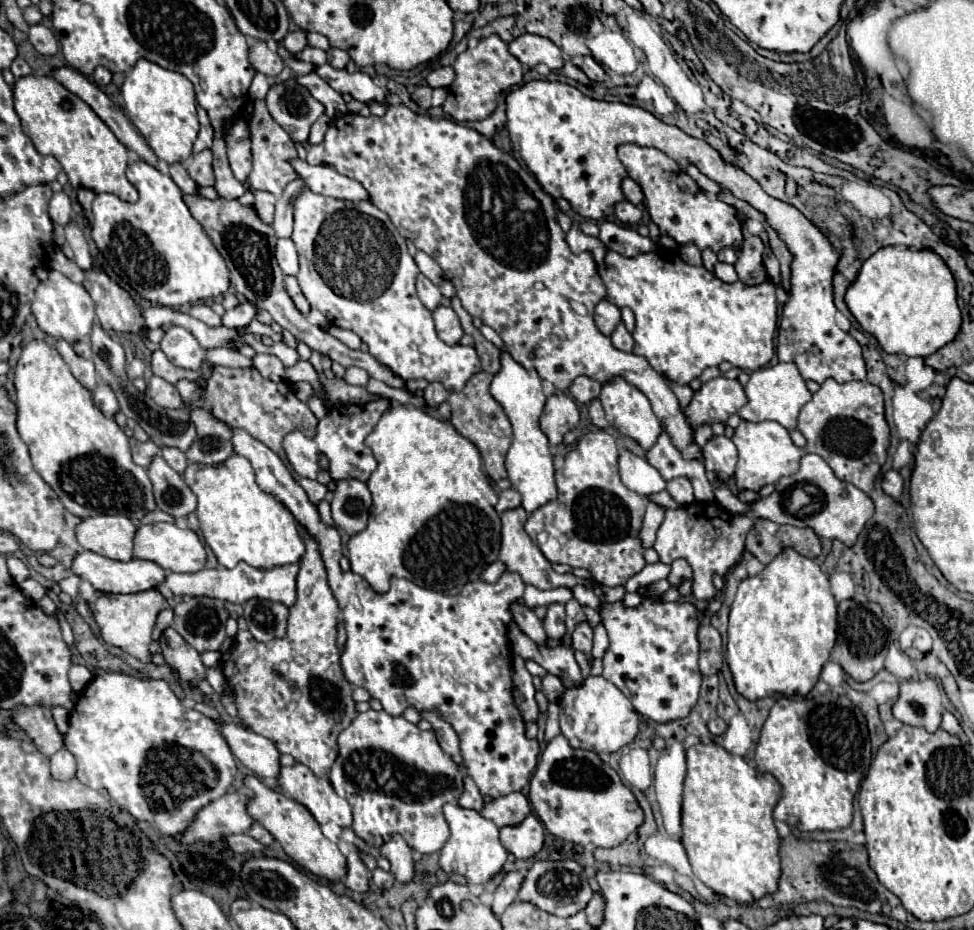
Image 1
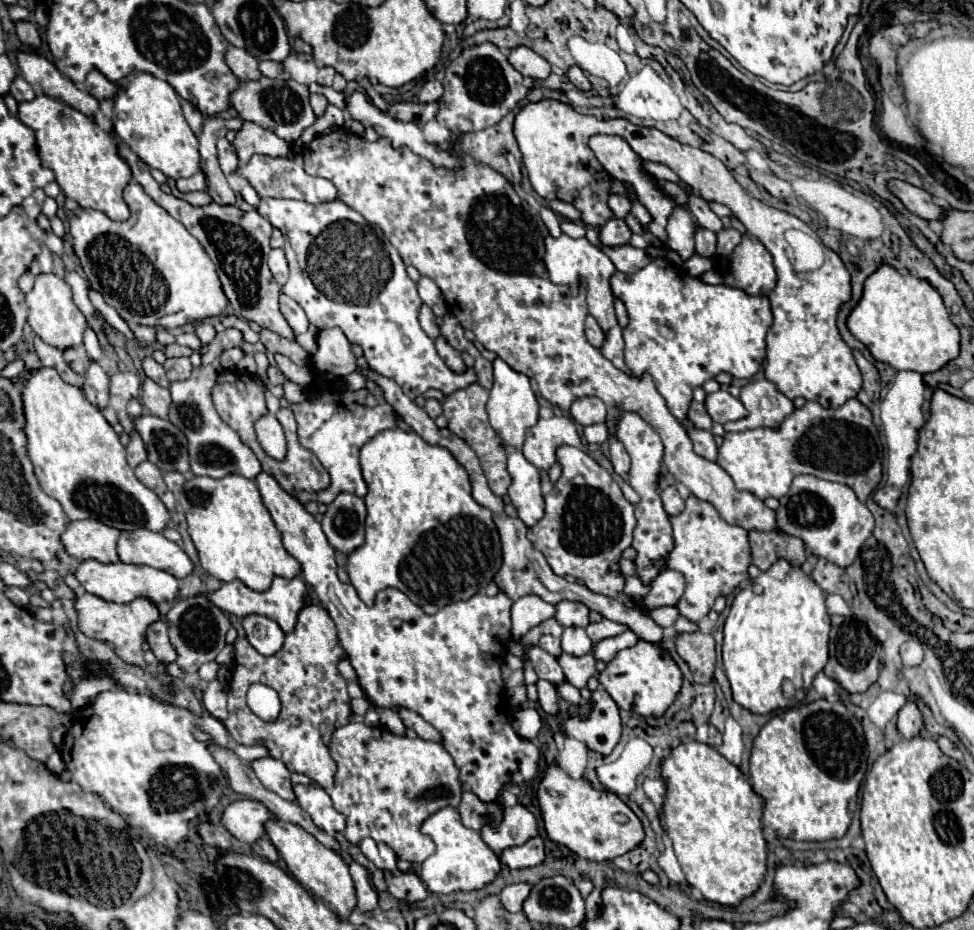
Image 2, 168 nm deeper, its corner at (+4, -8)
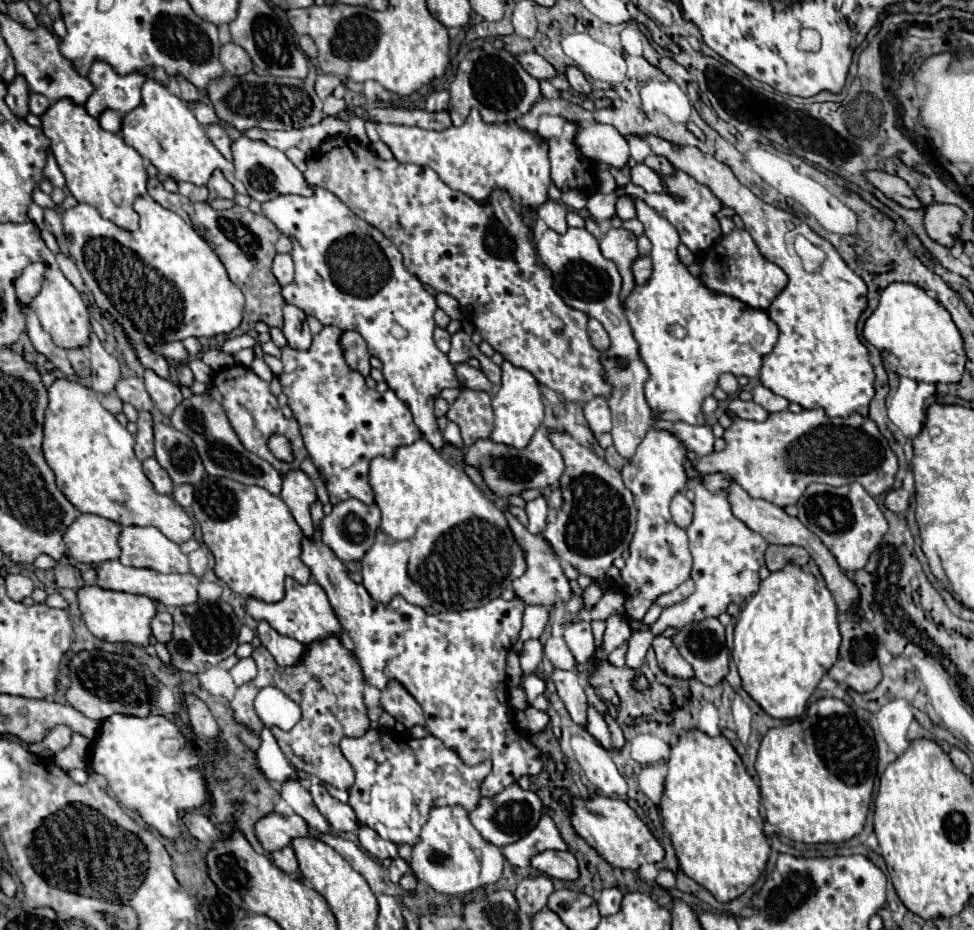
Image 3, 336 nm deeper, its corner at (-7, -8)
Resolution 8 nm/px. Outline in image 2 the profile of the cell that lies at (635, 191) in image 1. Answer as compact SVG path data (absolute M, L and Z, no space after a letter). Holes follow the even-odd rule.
M611 194L609 196L609 208L613 210L613 216L615 218L625 218L629 214L629 210L631 210L631 202L625 196Z

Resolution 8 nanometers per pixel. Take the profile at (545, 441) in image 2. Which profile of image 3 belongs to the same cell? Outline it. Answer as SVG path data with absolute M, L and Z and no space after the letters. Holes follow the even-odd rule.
M540 426L524 450L516 450L494 440L478 440L470 448L466 448L466 462L480 468L486 486L500 496L520 494L524 488L556 486L564 472L564 460L554 444L550 444L548 436L550 430L546 426Z

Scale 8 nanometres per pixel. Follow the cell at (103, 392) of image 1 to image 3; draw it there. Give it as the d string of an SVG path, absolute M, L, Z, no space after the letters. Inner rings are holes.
M96 334L90 336L90 362L92 362L92 376L90 376L90 388L100 394L114 392L118 378L120 378L120 364L118 360L104 350Z

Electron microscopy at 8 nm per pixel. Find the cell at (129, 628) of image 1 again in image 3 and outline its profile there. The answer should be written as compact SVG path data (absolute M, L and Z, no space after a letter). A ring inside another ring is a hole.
M84 586L78 590L78 604L80 604L82 620L96 638L108 642L130 642L144 648L150 644L150 636L152 636L150 620L156 614L156 606L154 600L150 600L148 596L110 592L110 590L102 590L100 586Z

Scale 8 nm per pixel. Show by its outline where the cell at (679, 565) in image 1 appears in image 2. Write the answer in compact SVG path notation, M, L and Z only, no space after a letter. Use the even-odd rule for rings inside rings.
M665 570L661 572L653 584L651 584L651 590L649 594L645 594L643 598L635 600L635 598L627 598L623 600L625 606L631 606L631 608L661 608L661 606L675 606L681 598L685 590L685 580L683 580L683 574L681 572L675 572L675 570Z

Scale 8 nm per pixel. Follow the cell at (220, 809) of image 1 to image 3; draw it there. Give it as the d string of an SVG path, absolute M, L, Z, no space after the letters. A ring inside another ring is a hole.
M270 812L256 822L254 832L260 844L264 846L264 850L274 852L288 846L292 838L308 836L308 824L298 814L284 816L284 814Z

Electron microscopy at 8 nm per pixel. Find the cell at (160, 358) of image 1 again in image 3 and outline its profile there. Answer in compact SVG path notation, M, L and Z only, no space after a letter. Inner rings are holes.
M140 196L136 200L136 212L140 214L140 228L134 232L118 228L110 220L104 220L90 204L78 204L76 208L64 210L62 224L70 244L68 250L76 260L96 304L110 310L112 316L124 326L140 362L146 368L154 370L160 378L169 378L166 358L160 354L152 354L146 346L142 346L142 340L146 340L148 344L156 344L160 340L184 340L188 336L210 338L214 334L228 334L242 322L244 294L230 282L224 264L214 254L210 244L176 212L160 206L150 196Z

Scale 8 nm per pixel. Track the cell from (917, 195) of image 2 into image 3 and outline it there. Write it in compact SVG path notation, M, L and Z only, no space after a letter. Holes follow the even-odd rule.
M872 170L872 172L864 172L866 178L876 186L880 188L890 200L902 204L904 208L914 208L914 210L920 210L924 208L922 202L916 198L914 190L910 188L910 184L898 176L892 176L892 174L886 174L882 170Z

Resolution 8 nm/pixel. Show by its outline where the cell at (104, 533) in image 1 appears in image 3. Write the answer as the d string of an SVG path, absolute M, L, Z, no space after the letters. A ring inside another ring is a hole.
M80 514L66 530L64 542L68 552L86 564L100 564L104 560L116 560L120 556L118 548L120 524L106 520L96 514Z

